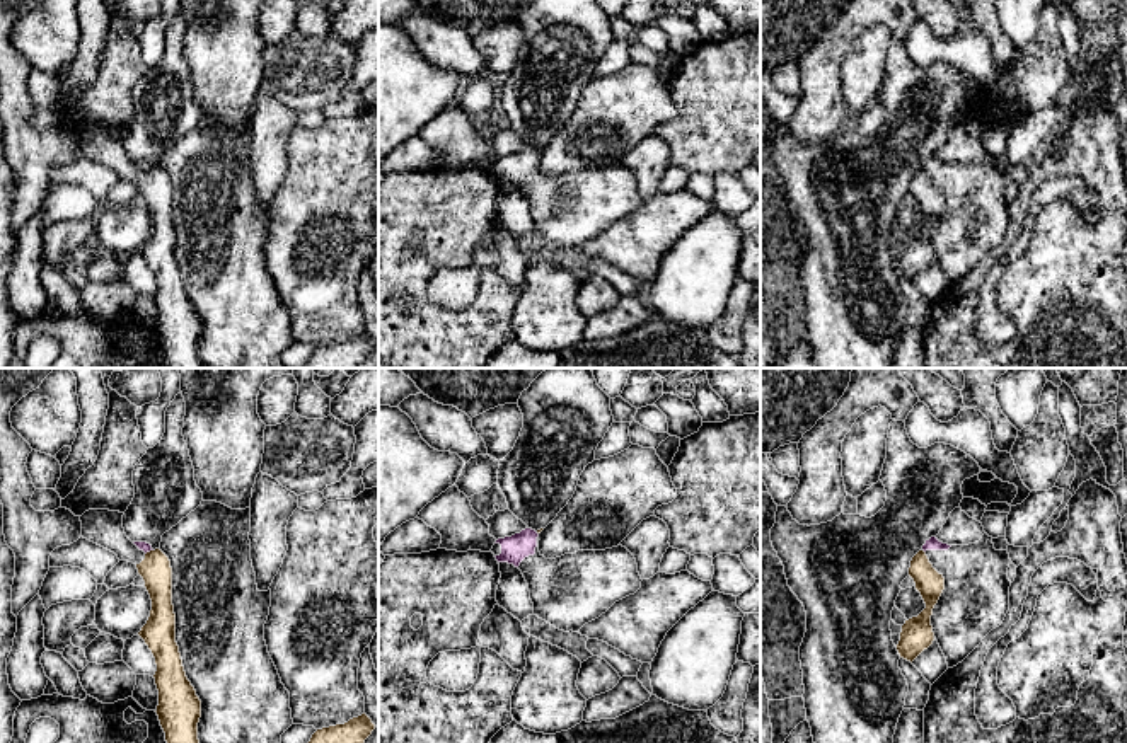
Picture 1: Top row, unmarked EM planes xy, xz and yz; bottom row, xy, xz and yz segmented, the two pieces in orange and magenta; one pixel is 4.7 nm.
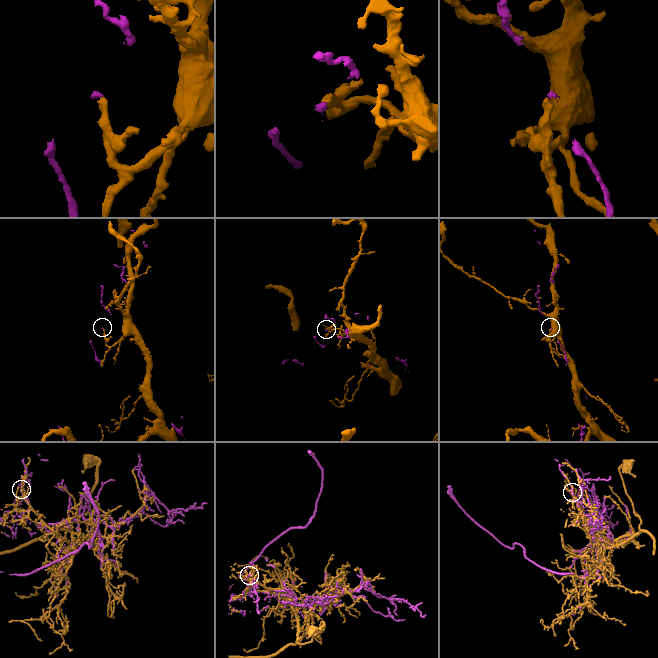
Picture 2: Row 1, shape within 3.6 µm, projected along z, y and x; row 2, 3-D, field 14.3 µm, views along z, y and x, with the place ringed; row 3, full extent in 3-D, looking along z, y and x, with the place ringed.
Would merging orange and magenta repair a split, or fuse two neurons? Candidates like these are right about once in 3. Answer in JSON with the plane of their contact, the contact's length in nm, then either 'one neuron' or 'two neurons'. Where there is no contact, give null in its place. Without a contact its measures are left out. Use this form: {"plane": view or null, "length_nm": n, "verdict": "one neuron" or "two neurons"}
{"plane": "xy", "length_nm": 50, "verdict": "two neurons"}

